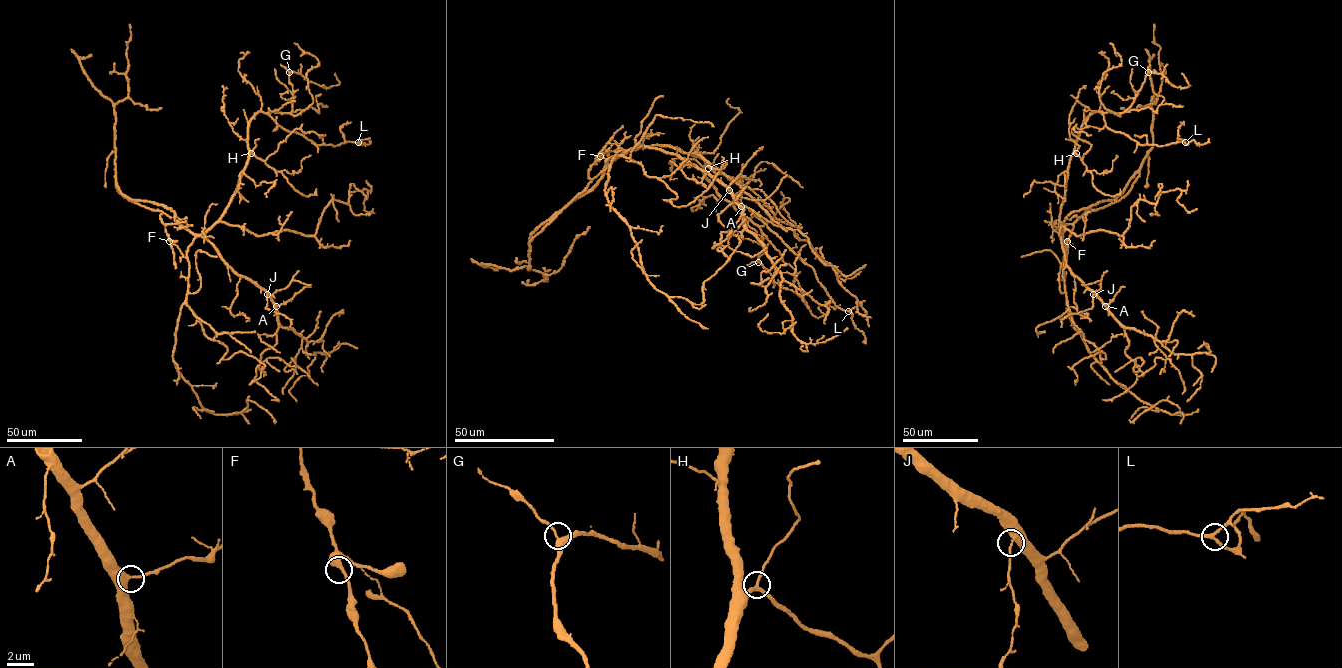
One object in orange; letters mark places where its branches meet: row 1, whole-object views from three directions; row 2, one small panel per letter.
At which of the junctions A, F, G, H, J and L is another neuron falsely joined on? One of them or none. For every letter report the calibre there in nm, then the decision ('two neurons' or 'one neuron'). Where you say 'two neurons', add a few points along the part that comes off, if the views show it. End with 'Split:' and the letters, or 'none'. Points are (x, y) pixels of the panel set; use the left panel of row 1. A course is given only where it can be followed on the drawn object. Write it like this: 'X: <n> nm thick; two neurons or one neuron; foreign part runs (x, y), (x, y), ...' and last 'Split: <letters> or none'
A: 440 nm thick; one neuron
F: 300 nm thick; one neuron
G: 300 nm thick; one neuron
H: 240 nm thick; one neuron
J: 240 nm thick; one neuron
L: 240 nm thick; one neuron
Split: none

